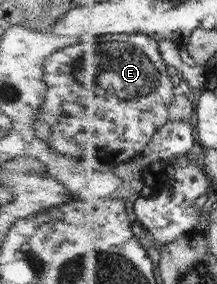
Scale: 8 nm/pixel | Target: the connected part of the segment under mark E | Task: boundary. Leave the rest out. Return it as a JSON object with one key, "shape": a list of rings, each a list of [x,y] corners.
{"shape":[[[141,33],[132,34],[111,34],[105,35],[98,40],[87,40],[65,48],[57,50],[51,56],[47,57],[44,62],[44,81],[47,83],[47,92],[41,110],[36,114],[36,118],[49,124],[51,135],[48,140],[50,147],[57,154],[64,154],[71,158],[77,158],[85,161],[98,161],[102,166],[109,167],[113,164],[120,165],[121,163],[128,163],[135,157],[141,157],[147,148],[153,142],[156,134],[169,122],[171,122],[169,109],[172,108],[173,101],[176,100],[177,91],[171,74],[169,74],[168,62],[165,60],[160,49],[160,42],[157,38],[151,37]]]}

